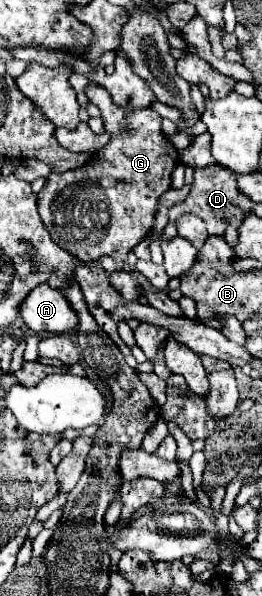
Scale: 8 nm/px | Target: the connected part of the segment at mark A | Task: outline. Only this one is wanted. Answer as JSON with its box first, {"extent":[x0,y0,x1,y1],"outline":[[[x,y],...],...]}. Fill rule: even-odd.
{"extent":[19,287,79,333],"outline":[[[35,287],[19,307],[23,323],[35,333],[67,333],[77,329],[79,319],[59,289]]]}

